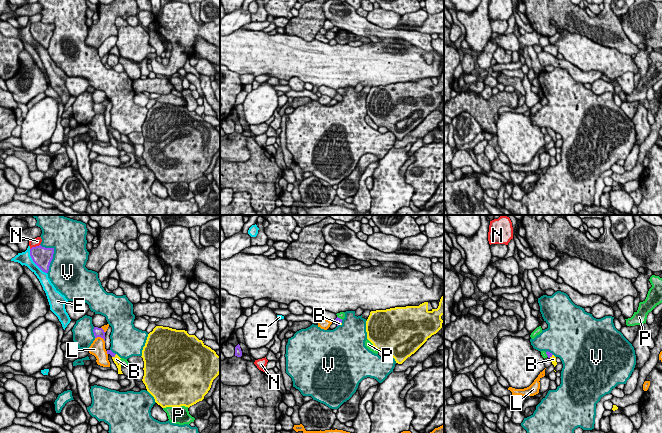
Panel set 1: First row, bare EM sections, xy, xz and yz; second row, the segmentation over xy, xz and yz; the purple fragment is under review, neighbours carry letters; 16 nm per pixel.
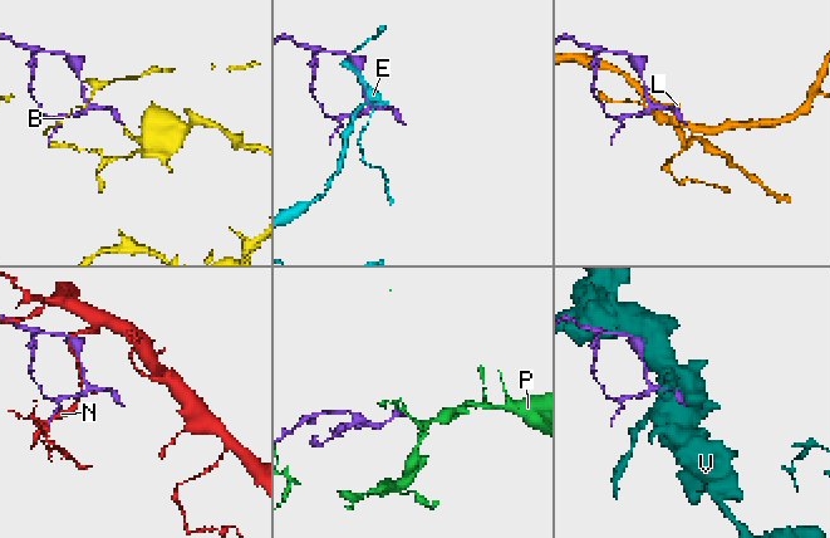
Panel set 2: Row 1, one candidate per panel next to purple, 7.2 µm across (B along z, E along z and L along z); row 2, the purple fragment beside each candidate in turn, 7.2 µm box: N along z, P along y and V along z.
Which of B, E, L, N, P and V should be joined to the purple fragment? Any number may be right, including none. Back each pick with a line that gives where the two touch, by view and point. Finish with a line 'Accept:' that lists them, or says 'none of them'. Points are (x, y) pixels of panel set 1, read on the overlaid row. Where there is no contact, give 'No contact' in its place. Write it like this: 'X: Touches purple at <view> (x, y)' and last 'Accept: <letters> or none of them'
B: Touches purple at xy (114, 355)
Accept: B

